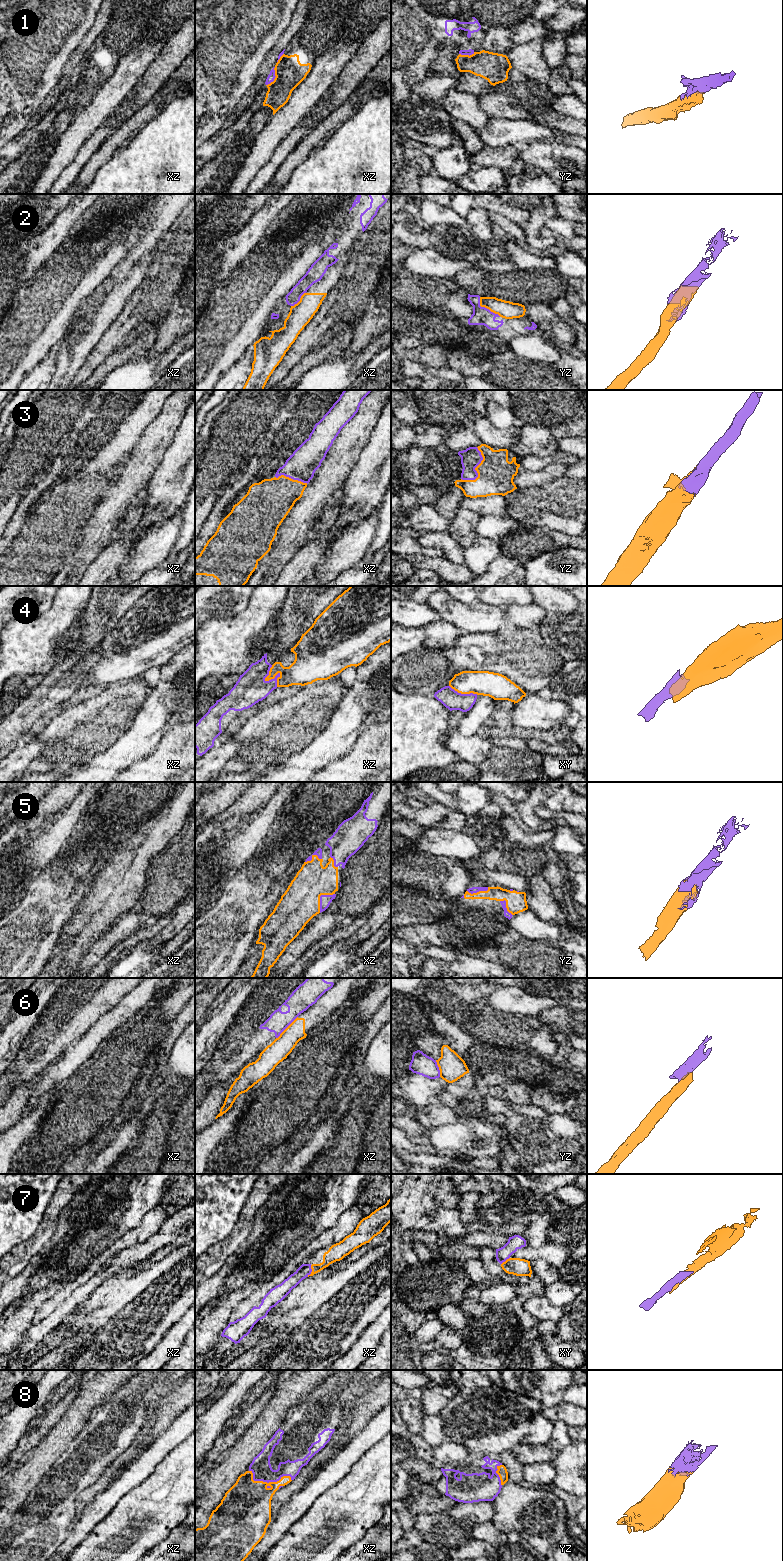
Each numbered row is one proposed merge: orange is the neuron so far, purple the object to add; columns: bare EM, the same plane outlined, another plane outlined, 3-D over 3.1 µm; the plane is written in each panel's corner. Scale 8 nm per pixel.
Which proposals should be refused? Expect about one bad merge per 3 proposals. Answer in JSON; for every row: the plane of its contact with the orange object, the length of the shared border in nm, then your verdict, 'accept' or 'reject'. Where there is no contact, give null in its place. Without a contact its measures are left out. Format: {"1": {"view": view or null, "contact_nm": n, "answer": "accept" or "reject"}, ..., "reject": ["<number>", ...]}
{"1": {"view": "xz", "contact_nm": 170, "answer": "reject"}, "2": {"view": "yz", "contact_nm": 240, "answer": "reject"}, "3": {"view": "yz", "contact_nm": 300, "answer": "accept"}, "4": {"view": "xz", "contact_nm": 180, "answer": "reject"}, "5": {"view": "xz", "contact_nm": 200, "answer": "accept"}, "6": {"view": "xz", "contact_nm": 260, "answer": "reject"}, "7": {"view": "xz", "contact_nm": 100, "answer": "accept"}, "8": {"view": "xz", "contact_nm": 360, "answer": "accept"}, "reject": ["1", "2", "4", "6"]}

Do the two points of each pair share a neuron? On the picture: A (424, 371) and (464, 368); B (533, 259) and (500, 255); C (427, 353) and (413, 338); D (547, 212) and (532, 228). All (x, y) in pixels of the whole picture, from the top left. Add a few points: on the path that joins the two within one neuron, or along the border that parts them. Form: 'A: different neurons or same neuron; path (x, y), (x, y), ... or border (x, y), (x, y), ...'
A: different neurons; border (454, 368), (464, 376)
B: same neuron; path (525, 259), (508, 256)
C: different neurons; border (435, 344), (404, 349)
D: same neuron; path (543, 216), (535, 224)

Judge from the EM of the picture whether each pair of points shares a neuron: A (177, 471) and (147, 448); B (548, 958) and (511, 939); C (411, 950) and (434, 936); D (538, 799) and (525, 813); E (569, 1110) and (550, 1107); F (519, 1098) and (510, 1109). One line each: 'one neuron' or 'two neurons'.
A: two neurons
B: one neuron
C: two neurons
D: one neuron
E: one neuron
F: two neurons

